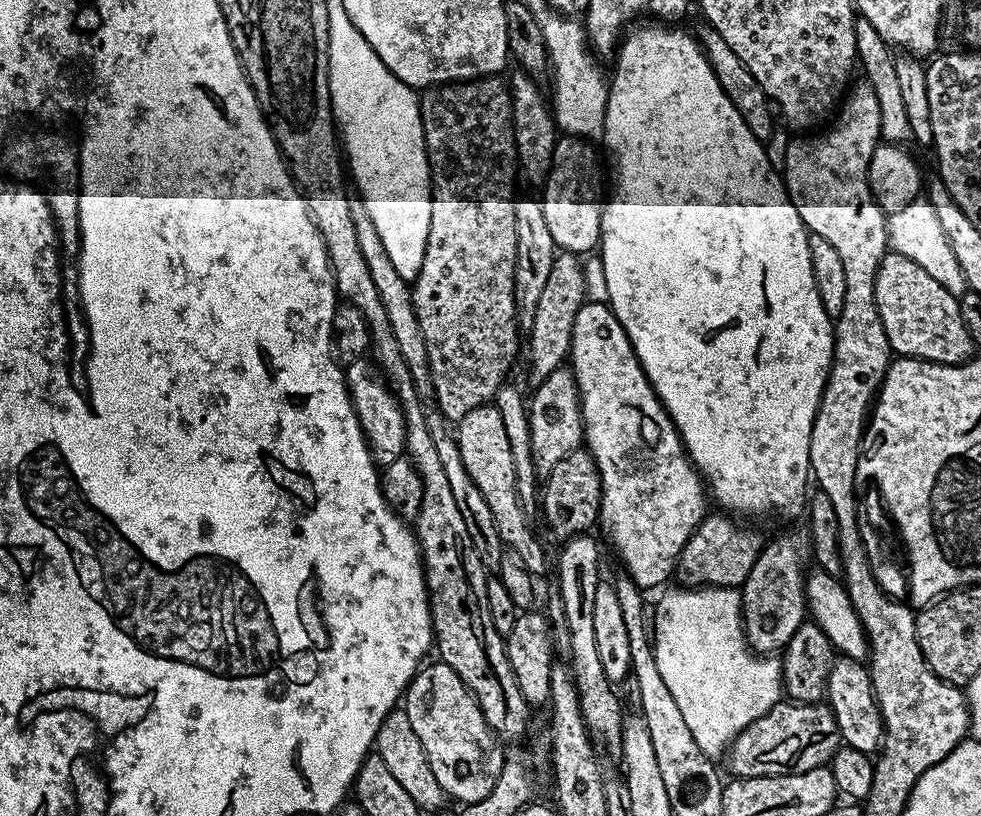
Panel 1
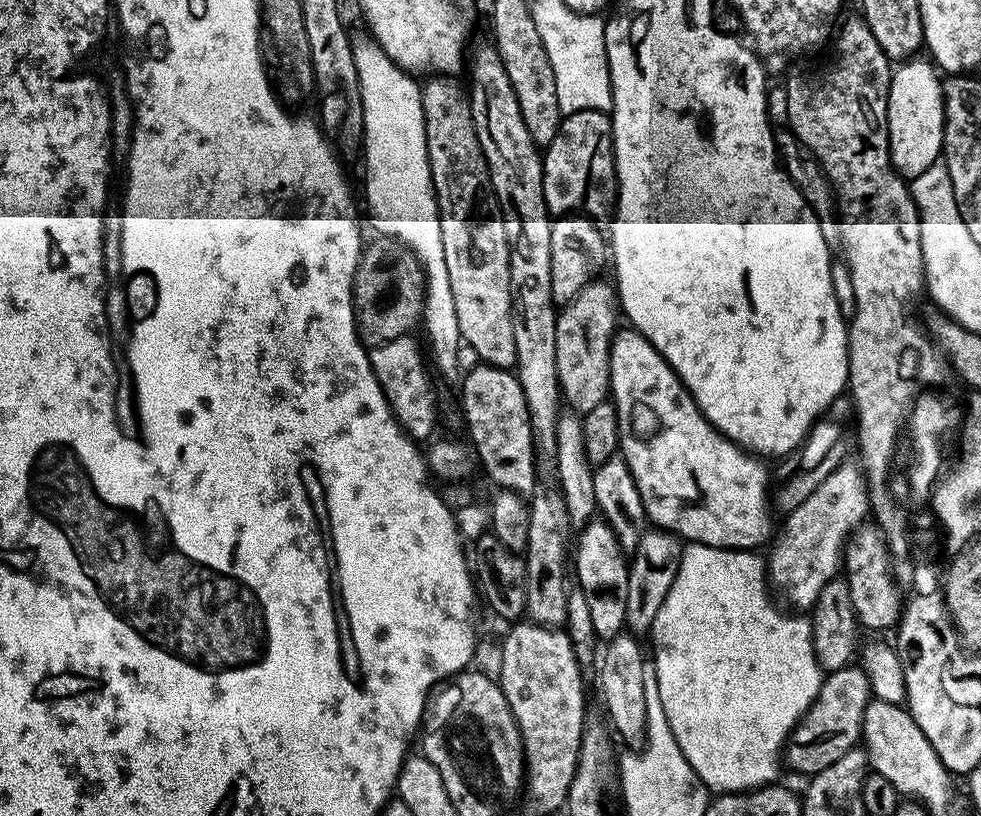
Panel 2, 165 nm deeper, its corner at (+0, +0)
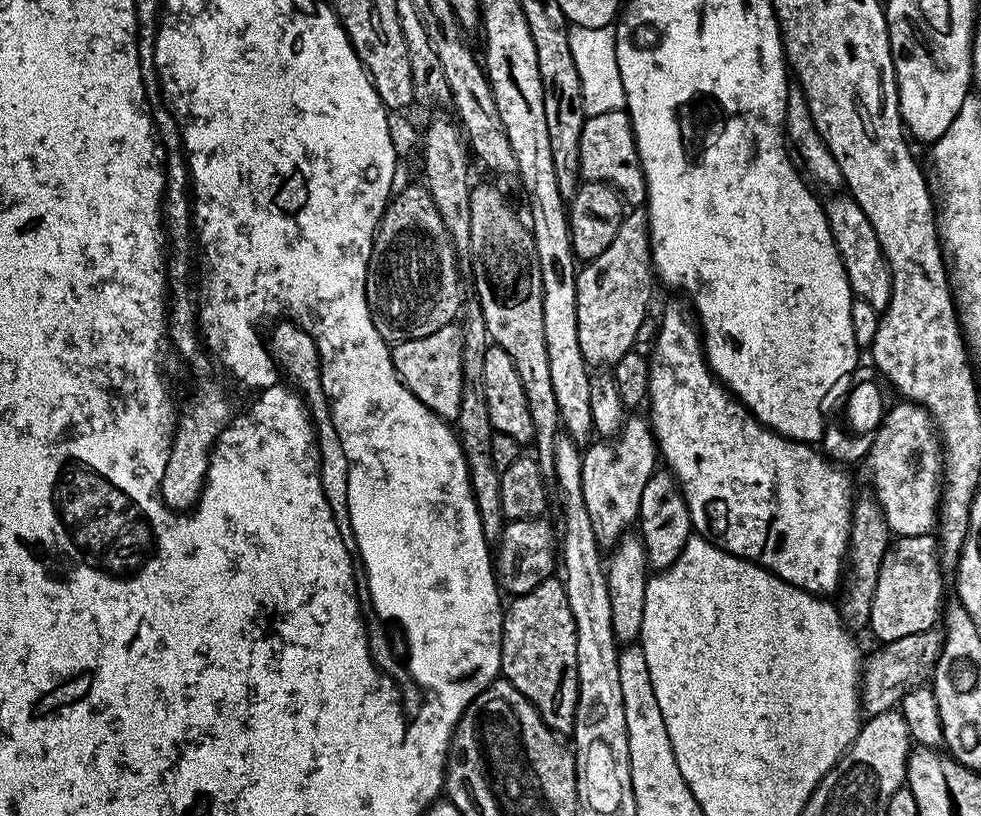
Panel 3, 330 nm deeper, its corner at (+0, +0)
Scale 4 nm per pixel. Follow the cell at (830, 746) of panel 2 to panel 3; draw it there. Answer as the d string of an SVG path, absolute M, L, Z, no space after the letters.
M936 630L922 634L906 634L906 638L898 638L889 644L880 644L877 652L869 660L867 657L862 664L860 699L863 711L868 716L891 712L907 692L927 685L932 671L936 669L943 645L943 635Z

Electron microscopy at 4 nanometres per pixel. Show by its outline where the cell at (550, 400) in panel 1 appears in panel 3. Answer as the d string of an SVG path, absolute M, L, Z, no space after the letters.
M632 210L625 215L624 221L618 226L618 234L614 234L614 242L610 242L610 246L606 246L606 250L602 250L602 254L598 254L598 258L587 261L576 273L576 285L578 286L578 347L582 349L582 358L589 366L614 365L618 362L618 358L622 358L622 354L633 351L636 344L638 326L642 326L642 322L650 314L648 303L652 300L652 280L654 284L652 243L648 237L648 213L644 210Z

